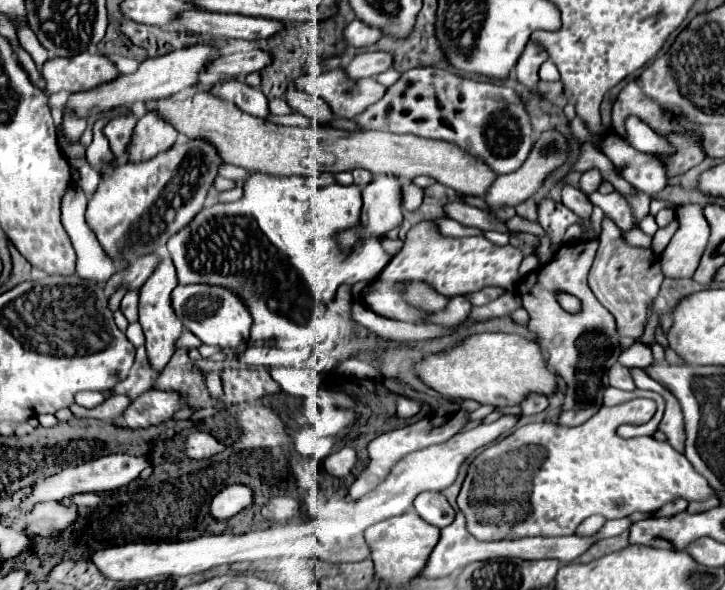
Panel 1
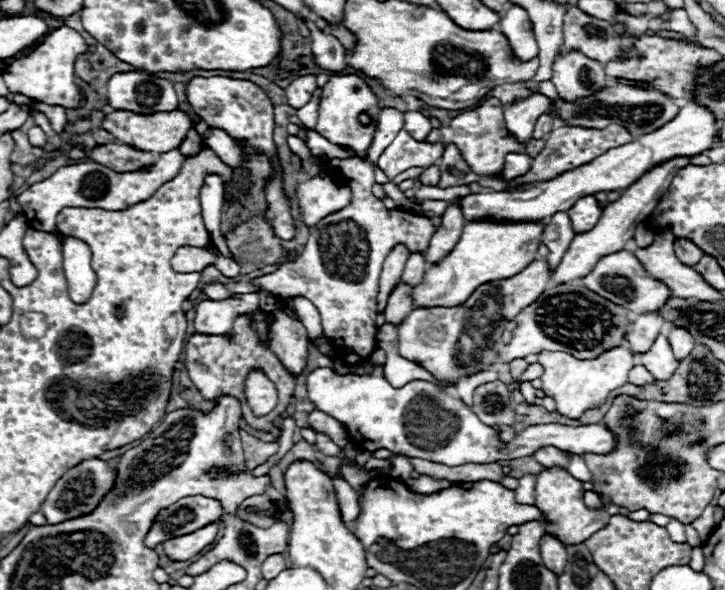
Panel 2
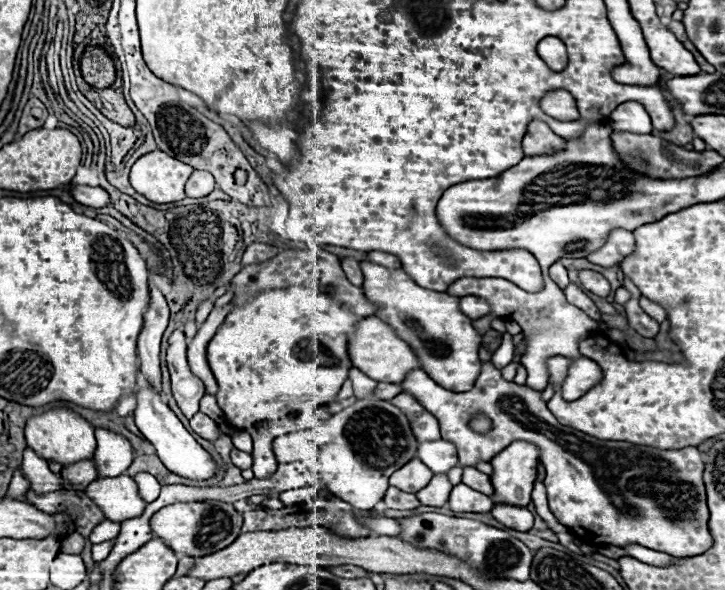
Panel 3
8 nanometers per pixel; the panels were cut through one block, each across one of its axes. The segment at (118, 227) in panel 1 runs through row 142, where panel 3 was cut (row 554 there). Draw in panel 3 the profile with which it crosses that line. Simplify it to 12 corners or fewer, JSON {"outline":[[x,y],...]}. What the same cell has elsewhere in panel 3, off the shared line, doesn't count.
{"outline":[[218,500],[176,502],[150,520],[178,556],[230,546],[242,514]]}

